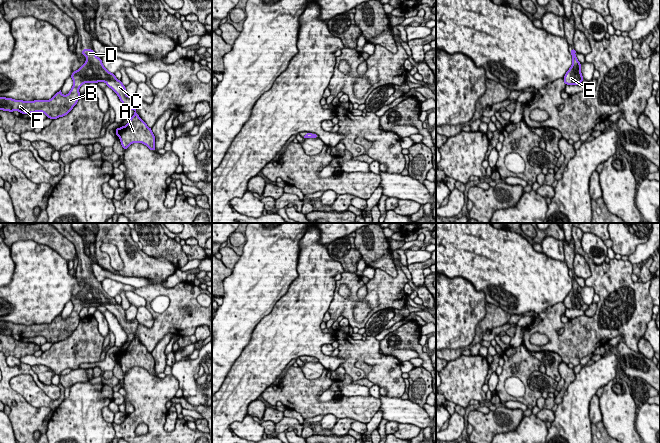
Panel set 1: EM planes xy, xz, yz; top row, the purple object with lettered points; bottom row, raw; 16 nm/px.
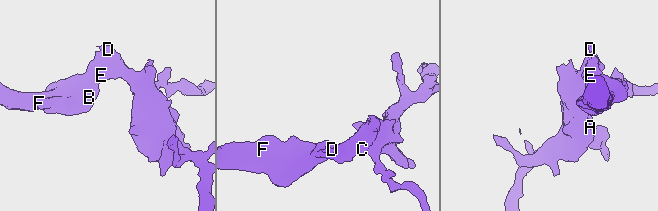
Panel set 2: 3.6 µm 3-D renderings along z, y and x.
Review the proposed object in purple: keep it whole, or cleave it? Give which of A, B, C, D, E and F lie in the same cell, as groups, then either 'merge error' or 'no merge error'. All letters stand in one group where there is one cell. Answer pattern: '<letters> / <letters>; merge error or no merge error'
A B C D E F; no merge error

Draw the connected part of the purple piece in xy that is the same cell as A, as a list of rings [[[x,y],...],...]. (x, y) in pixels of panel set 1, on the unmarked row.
[[[85,272],[82,279],[86,281],[86,285],[78,294],[72,296],[73,310],[68,318],[63,319],[60,314],[49,324],[34,325],[0,321],[0,334],[19,335],[21,338],[43,336],[47,342],[57,343],[70,337],[77,328],[81,319],[79,313],[84,307],[102,305],[117,318],[127,336],[131,333],[135,335],[124,351],[116,352],[116,360],[119,361],[122,371],[126,374],[133,367],[142,367],[150,374],[156,375],[152,353],[136,336],[139,322],[126,318],[126,310],[104,291],[101,282],[97,281],[92,273]]]

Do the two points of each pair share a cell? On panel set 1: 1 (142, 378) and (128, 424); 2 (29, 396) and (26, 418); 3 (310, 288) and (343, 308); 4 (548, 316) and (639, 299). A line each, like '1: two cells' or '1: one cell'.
1: one cell
2: two cells
3: two cells
4: one cell

